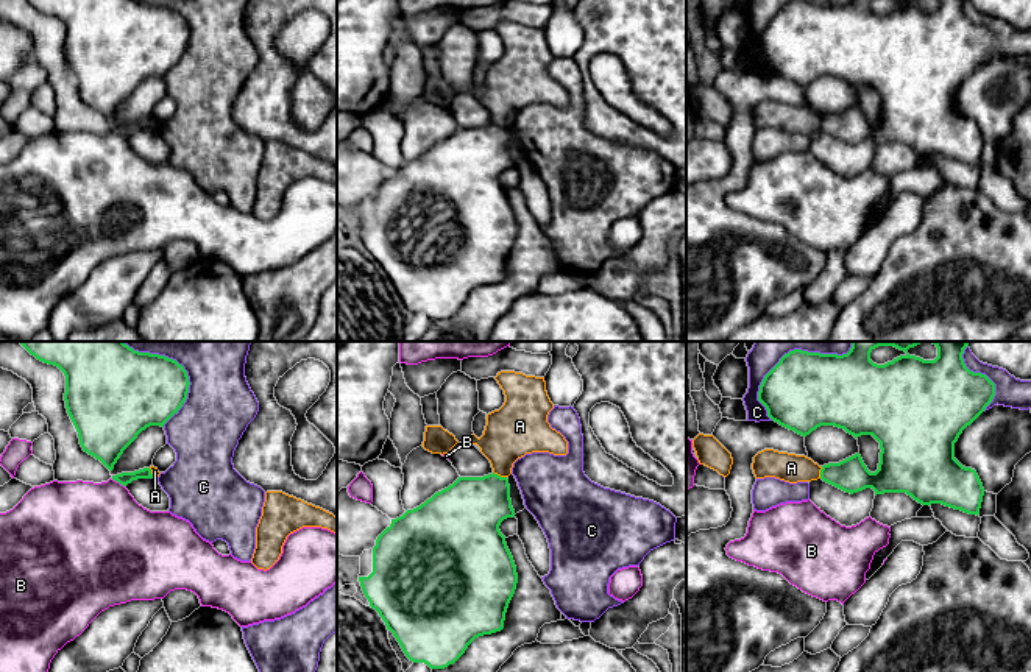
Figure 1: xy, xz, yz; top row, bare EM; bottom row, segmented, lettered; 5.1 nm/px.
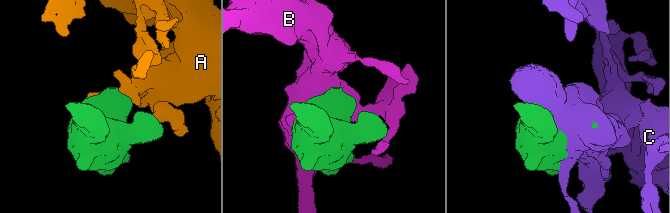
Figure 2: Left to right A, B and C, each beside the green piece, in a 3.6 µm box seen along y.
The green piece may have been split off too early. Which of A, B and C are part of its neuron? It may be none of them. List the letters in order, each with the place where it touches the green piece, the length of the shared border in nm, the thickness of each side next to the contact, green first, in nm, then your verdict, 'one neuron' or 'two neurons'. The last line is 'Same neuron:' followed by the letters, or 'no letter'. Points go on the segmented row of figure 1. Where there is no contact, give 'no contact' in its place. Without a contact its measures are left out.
A: xz (499, 476) | 80 nm | 340/280 nm | two neurons
B: xy (119, 482) | 90 nm | 70/440 nm | two neurons
C: yz (790, 351) | 600 nm | 400/180 nm | two neurons
Same neuron: no letter

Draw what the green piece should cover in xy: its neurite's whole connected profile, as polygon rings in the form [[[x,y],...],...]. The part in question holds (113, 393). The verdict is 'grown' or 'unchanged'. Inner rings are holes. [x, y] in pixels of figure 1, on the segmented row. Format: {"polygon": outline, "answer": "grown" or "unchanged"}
{"polygon": [[[17,341],[37,360],[58,366],[66,376],[66,409],[84,452],[109,471],[123,451],[150,426],[161,426],[182,407],[189,376],[176,360],[139,352],[123,341]]], "answer": "unchanged"}

